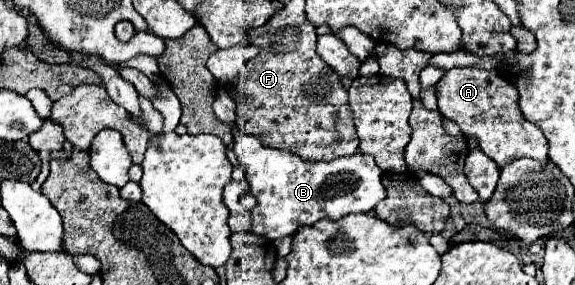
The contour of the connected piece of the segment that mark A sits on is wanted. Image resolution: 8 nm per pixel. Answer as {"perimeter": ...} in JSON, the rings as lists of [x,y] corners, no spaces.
{"perimeter":[[[453,68],[437,82],[437,100],[441,114],[459,124],[465,136],[477,138],[479,148],[491,160],[495,160],[497,166],[503,168],[523,156],[533,160],[547,160],[547,140],[543,132],[523,118],[517,106],[515,88],[503,80],[499,70]]]}

